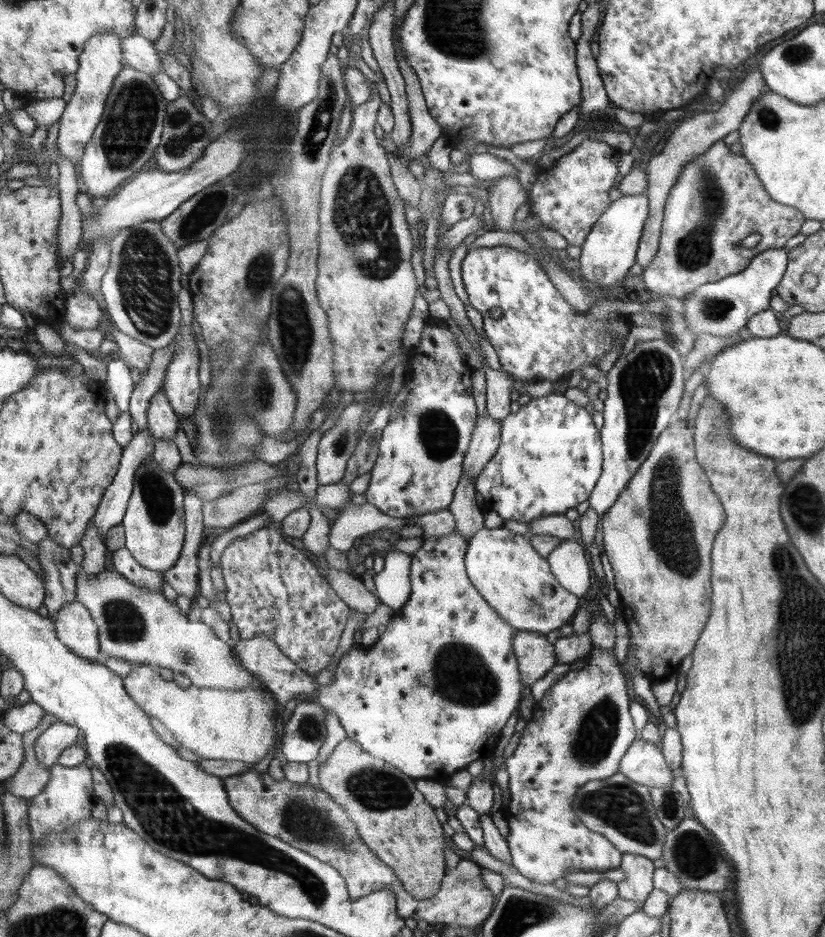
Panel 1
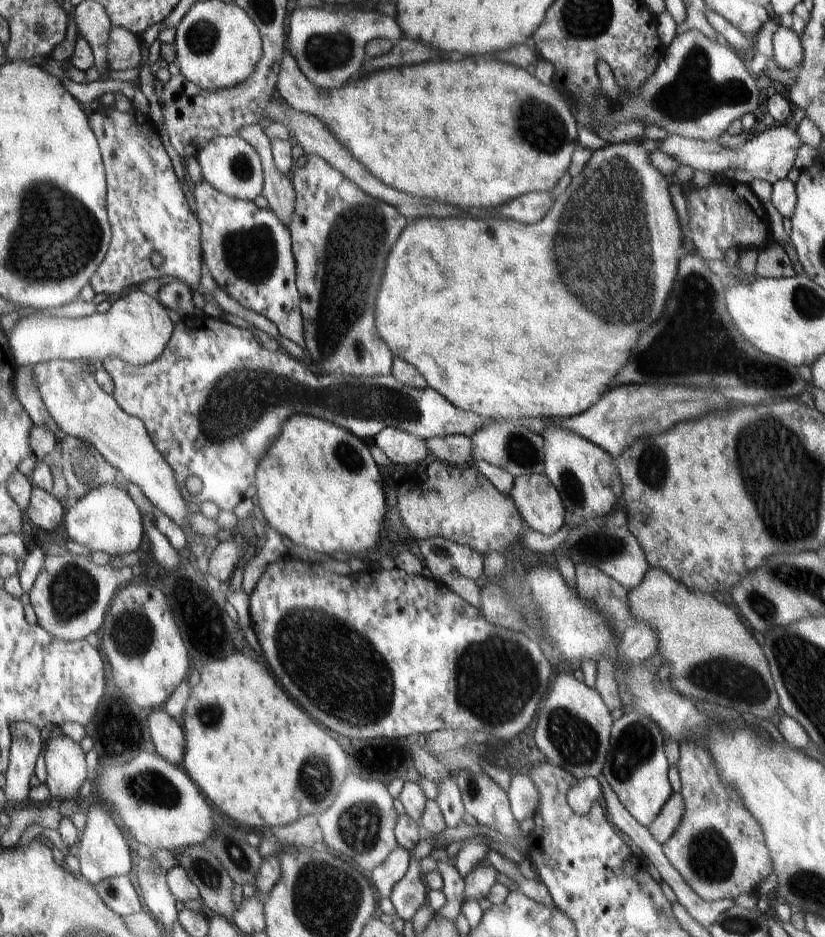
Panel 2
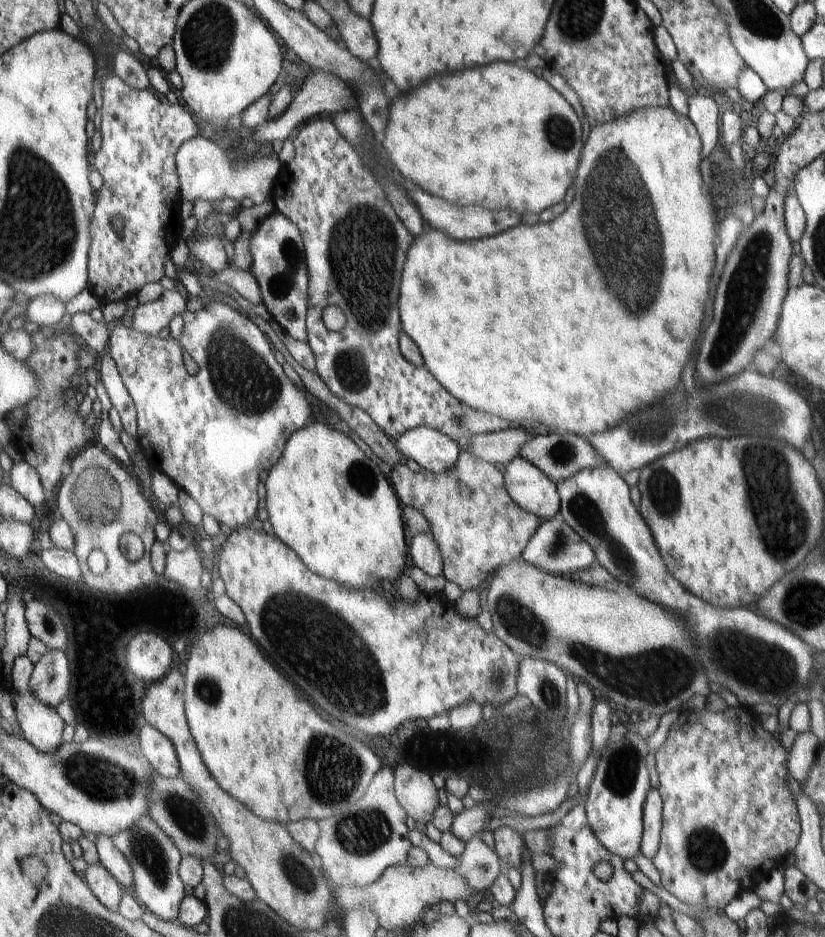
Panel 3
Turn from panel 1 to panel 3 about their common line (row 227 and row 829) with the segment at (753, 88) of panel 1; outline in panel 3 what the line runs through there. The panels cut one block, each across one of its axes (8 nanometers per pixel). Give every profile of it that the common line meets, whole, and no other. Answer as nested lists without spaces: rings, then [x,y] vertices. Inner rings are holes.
[[[652,788],[648,792],[646,803],[644,804],[643,815],[643,838],[641,839],[640,852],[652,859],[656,856],[662,841],[662,820],[664,804],[659,790]]]

